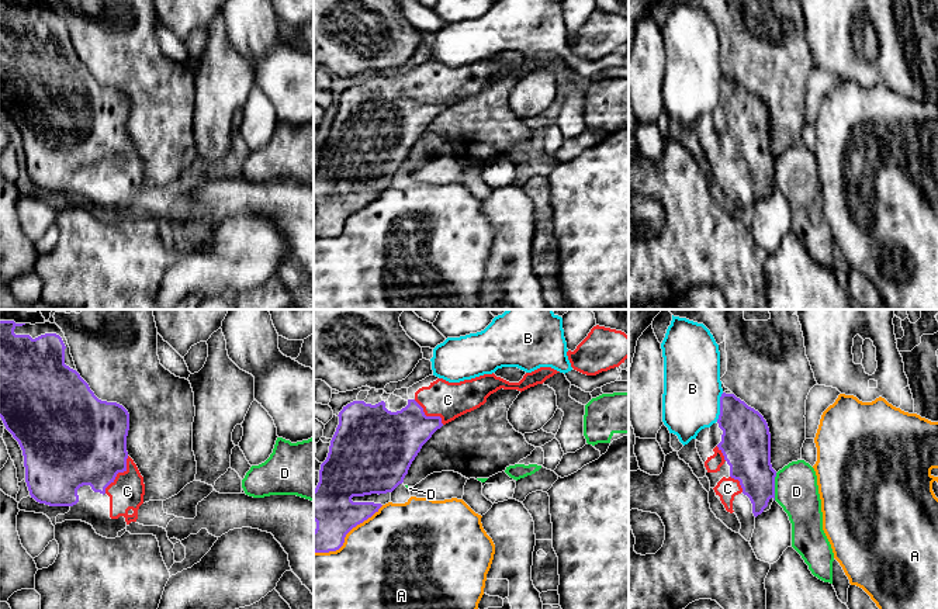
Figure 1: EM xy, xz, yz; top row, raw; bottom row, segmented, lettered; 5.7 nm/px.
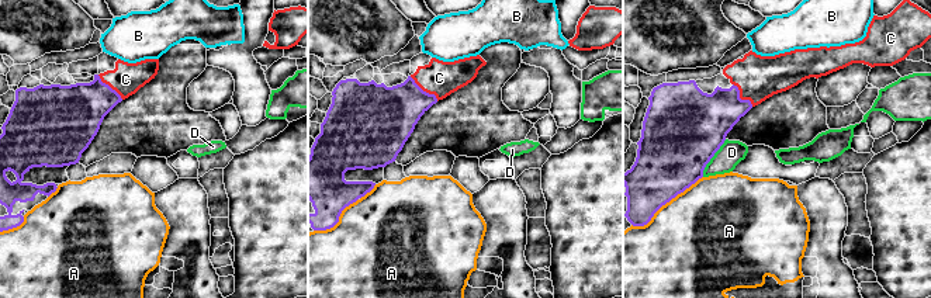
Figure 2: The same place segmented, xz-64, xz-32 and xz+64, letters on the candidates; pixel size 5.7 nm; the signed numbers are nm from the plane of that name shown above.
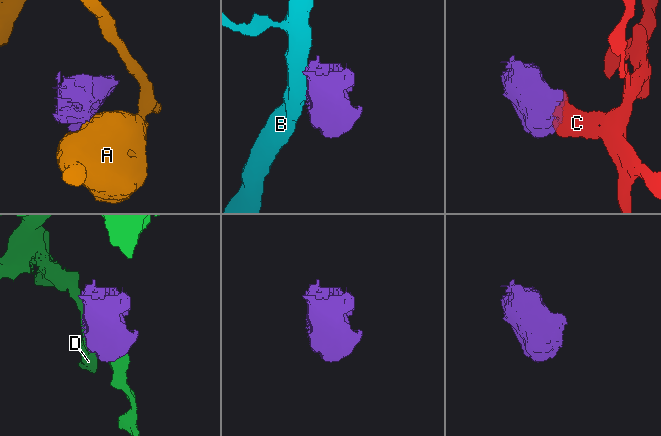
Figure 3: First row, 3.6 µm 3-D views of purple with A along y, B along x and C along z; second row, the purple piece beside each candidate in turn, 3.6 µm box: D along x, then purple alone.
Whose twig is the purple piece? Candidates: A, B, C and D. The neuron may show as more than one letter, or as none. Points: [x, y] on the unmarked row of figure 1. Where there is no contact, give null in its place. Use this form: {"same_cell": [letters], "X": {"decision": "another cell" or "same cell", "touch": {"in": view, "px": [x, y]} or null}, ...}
{"same_cell": ["C"], "A": {"decision": "another cell", "touch": {"in": "xz", "px": [346, 218]}}, "B": {"decision": "another cell", "touch": {"in": "yz", "px": [720, 92]}}, "C": {"decision": "same cell", "touch": {"in": "xy", "px": [118, 156]}}, "D": {"decision": "another cell", "touch": {"in": "yz", "px": [774, 172]}}}

